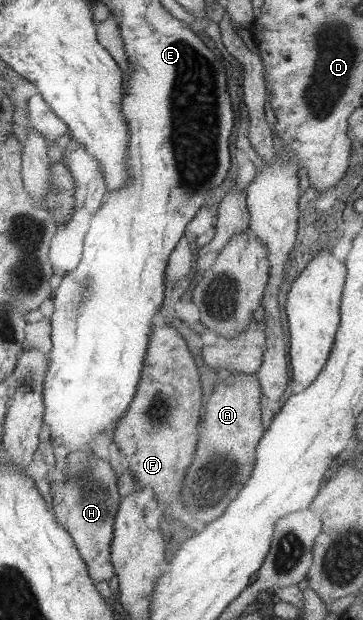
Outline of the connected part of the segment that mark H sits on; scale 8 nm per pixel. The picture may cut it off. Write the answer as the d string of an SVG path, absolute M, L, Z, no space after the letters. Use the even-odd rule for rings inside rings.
M97 457L88 462L88 469L80 475L64 475L49 482L52 513L56 522L71 536L78 554L85 562L88 576L96 584L109 581L114 575L110 562L110 543L114 517L121 498L117 492L117 480L109 463Z

